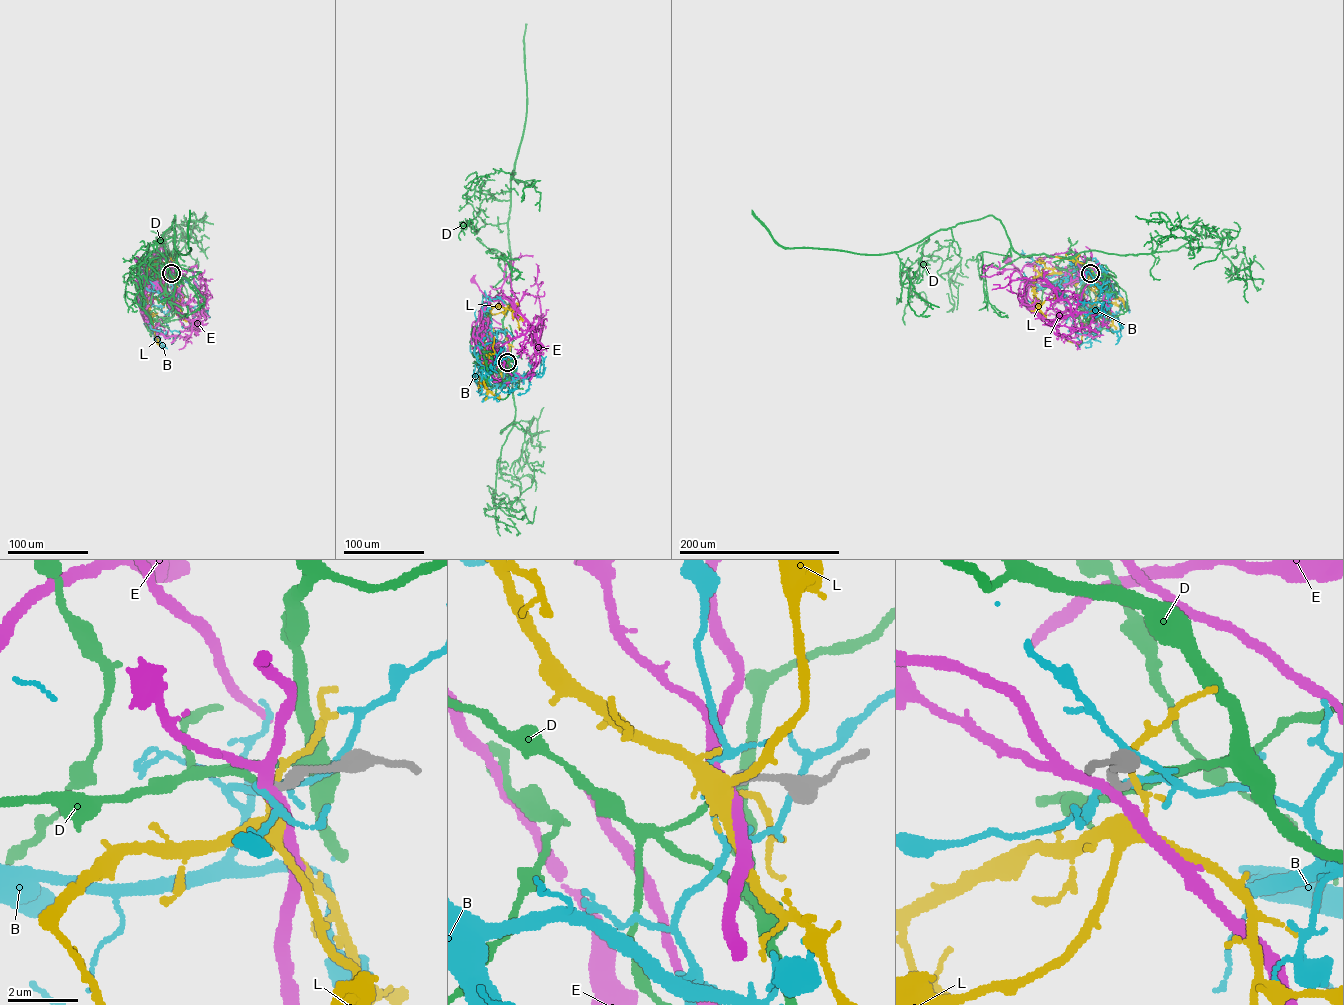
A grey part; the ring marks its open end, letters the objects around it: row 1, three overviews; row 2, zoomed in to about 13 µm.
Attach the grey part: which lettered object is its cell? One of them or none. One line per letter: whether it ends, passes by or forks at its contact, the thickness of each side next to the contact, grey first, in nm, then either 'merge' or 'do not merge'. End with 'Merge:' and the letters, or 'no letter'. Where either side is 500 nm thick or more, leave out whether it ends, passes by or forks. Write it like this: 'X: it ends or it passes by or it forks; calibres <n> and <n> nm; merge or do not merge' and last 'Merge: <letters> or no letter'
B: it passes by; calibres 200 and 170 nm; do not merge
D: it ends; calibres 180 and 160 nm; merge
E: it passes by; calibres 300 and 340 nm; do not merge
L: it passes by; calibres 240 and 170 nm; do not merge
Merge: D

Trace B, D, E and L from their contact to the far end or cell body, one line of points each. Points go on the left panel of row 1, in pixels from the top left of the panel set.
B: (171, 273), (168, 275), (149, 272), (139, 285), (141, 313), (153, 327), (160, 342), (156, 336)
D: (171, 273), (173, 258), (166, 256), (176, 256), (175, 215), (172, 221), (174, 247), (186, 254), (190, 210)
E: (171, 273), (176, 293), (190, 311), (204, 312), (197, 319), (180, 314), (136, 259)
L: (171, 273), (159, 278), (150, 274), (145, 277), (153, 274), (177, 308), (183, 297), (181, 295)

